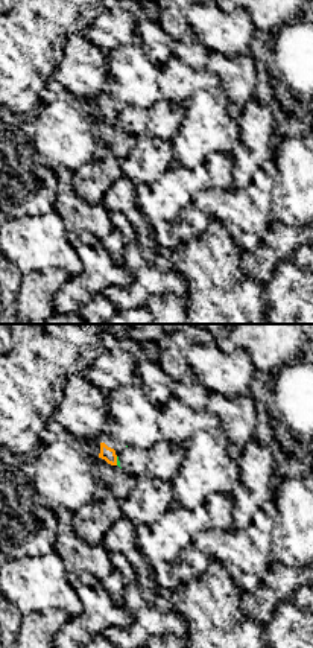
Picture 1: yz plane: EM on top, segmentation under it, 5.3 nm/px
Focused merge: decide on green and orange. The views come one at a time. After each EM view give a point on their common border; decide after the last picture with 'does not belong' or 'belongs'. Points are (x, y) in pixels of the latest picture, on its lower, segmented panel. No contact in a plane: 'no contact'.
contact (117, 461)

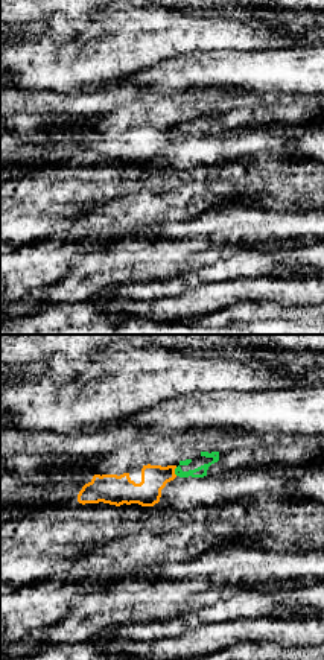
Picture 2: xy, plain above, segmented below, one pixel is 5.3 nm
contact (175, 472)

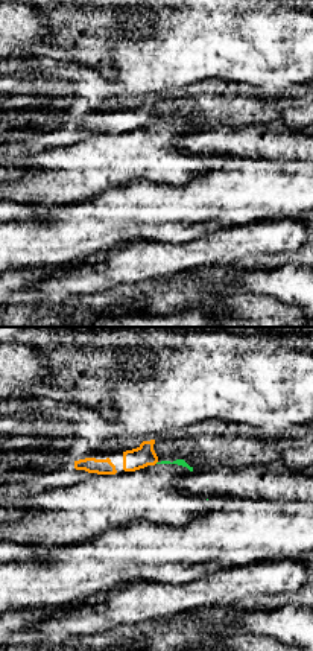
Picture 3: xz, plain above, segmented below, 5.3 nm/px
no contact

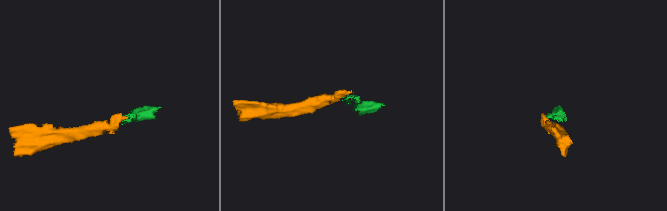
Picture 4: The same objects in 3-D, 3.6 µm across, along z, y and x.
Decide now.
does not belong

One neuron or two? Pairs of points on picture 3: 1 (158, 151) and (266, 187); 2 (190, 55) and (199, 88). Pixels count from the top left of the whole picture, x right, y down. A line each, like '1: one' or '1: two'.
1: two
2: two

